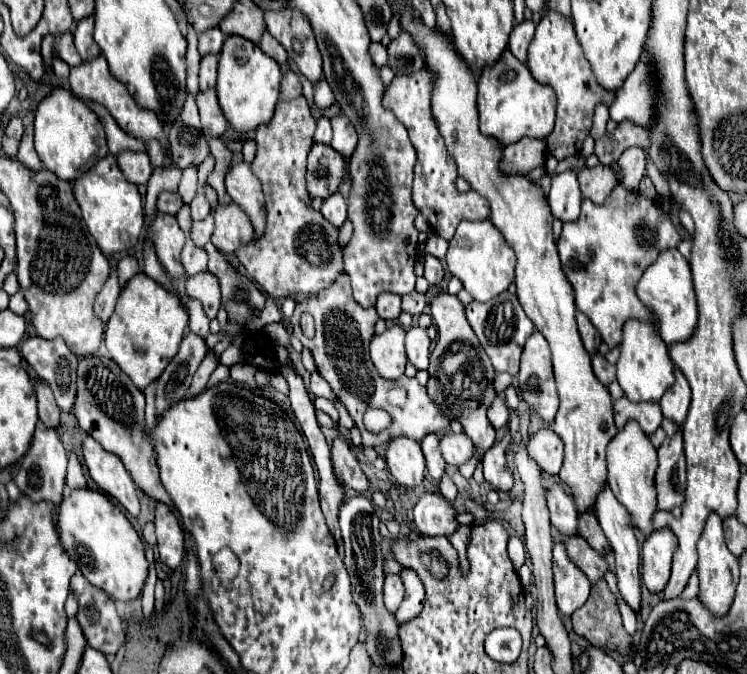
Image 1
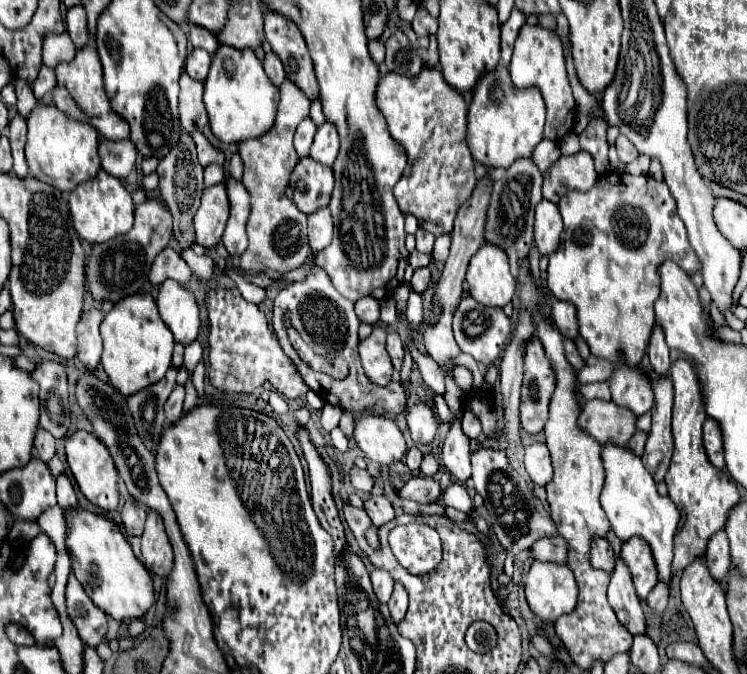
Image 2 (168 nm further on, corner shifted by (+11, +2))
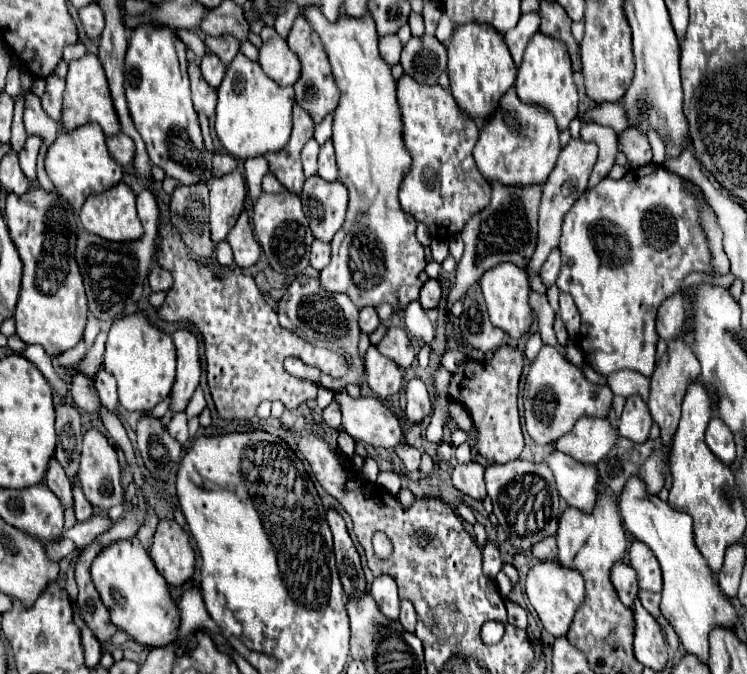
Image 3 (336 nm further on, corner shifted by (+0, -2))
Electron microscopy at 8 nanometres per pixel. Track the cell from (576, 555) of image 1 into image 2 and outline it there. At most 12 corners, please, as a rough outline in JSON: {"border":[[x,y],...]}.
{"border":[[561,536],[533,544],[537,560],[567,564],[569,544]]}

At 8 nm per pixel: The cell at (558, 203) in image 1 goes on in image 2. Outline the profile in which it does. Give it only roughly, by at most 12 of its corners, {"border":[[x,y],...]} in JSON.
{"border":[[537,204],[535,240],[541,256],[557,248],[563,222],[559,206]]}

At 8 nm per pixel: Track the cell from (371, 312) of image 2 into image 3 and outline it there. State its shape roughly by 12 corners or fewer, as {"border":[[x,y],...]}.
{"border":[[362,308],[358,324],[370,334],[378,328],[380,318],[374,308]]}

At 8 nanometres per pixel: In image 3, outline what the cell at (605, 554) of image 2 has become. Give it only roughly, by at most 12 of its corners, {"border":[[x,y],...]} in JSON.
{"border":[[624,562],[612,570],[622,604],[632,610],[638,580]]}

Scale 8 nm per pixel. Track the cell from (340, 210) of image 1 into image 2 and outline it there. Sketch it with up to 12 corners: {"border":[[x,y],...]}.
{"border":[[329,208],[309,214],[309,246],[323,250],[333,240]]}

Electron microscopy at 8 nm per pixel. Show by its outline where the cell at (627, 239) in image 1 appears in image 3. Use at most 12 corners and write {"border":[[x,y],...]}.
{"border":[[654,164],[566,214],[556,286],[584,364],[652,376],[660,300],[712,276],[696,198]]}

